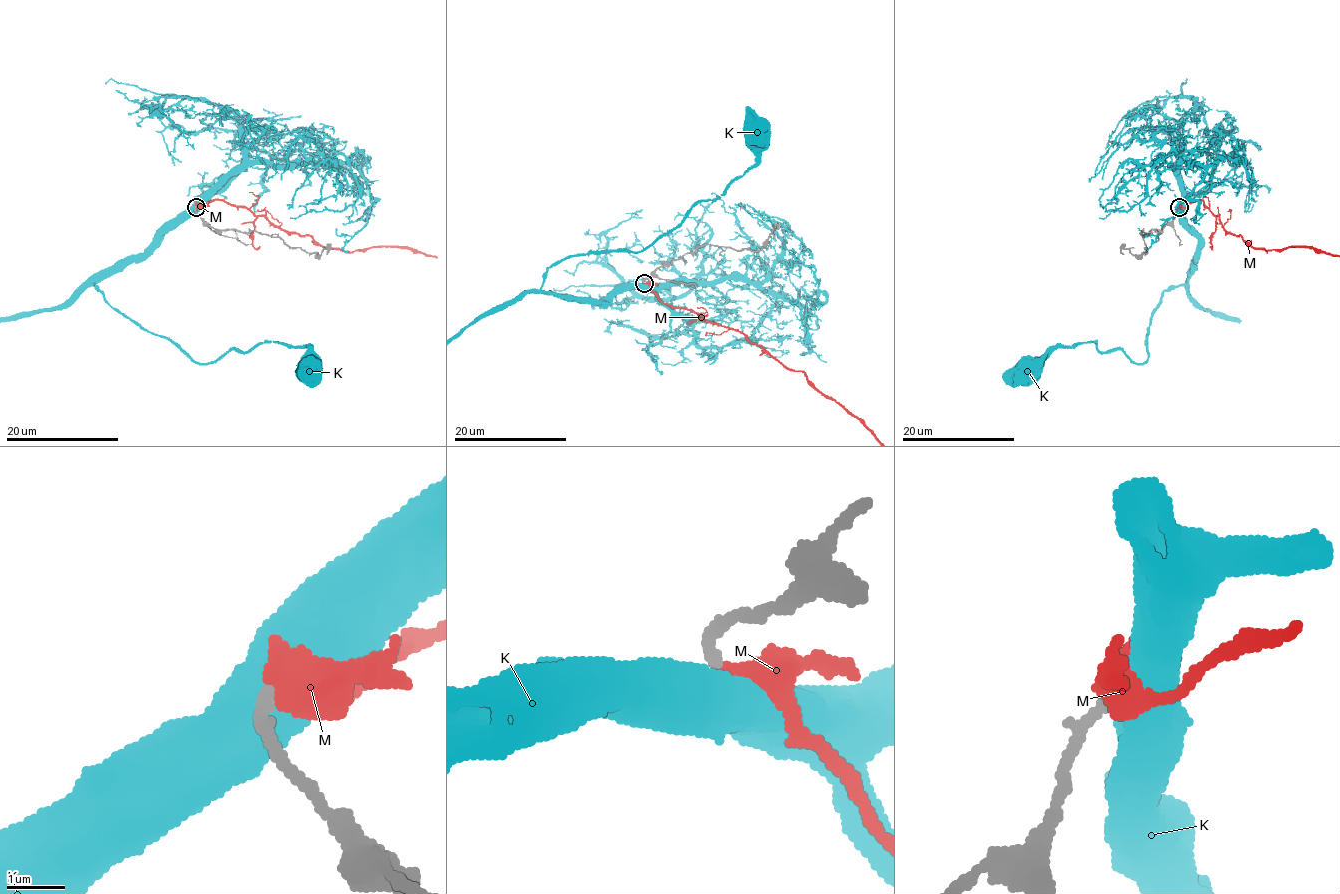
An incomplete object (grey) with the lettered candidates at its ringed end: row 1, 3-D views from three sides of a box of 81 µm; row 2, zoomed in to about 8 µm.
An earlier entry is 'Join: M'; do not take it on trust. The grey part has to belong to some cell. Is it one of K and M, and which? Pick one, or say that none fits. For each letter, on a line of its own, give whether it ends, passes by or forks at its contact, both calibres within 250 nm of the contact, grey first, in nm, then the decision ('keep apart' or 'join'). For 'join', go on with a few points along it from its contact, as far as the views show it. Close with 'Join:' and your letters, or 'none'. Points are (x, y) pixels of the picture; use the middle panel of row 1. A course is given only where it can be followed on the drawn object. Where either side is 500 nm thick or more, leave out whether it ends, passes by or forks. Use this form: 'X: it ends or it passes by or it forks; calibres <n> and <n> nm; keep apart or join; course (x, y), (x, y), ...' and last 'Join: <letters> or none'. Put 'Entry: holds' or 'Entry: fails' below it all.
K: calibres 240 and 800 nm; keep apart
M: calibres 240 and 550 nm; join
Join: M
Entry: holds

